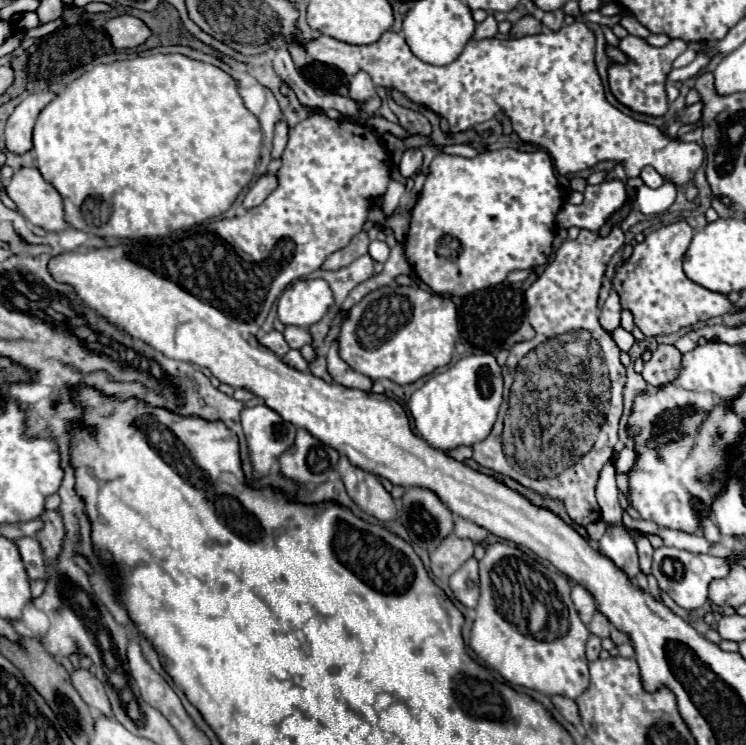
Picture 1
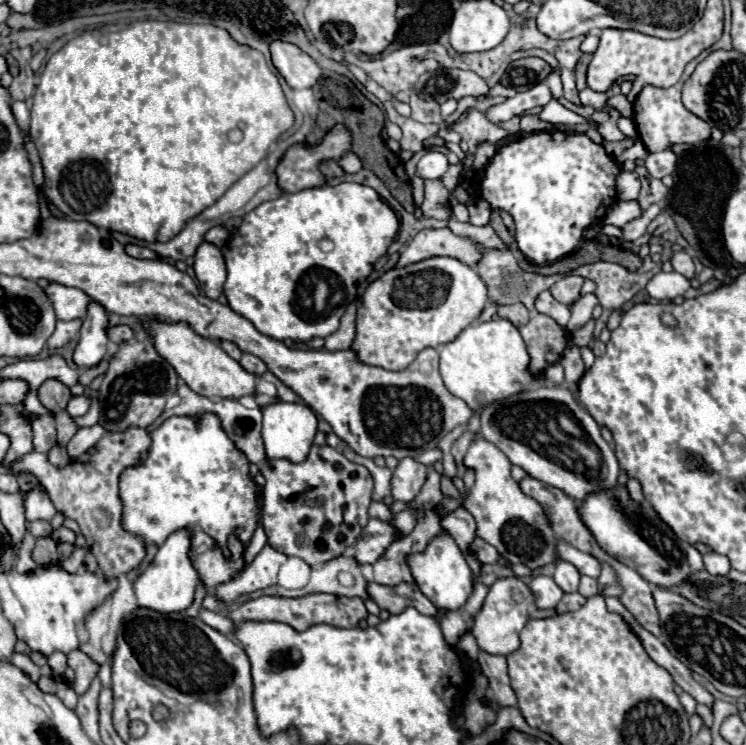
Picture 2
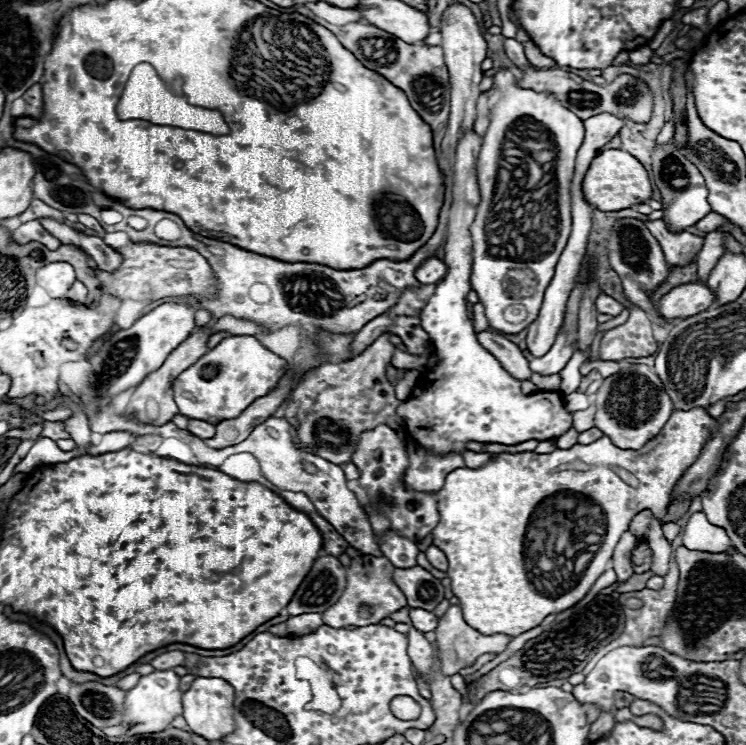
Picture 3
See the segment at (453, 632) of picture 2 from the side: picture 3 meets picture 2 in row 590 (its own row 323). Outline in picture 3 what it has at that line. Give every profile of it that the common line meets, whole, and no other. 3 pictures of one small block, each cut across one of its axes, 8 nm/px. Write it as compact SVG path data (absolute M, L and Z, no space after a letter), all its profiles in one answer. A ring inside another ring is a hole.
M478 302L476 306L474 306L474 330L476 332L484 332L484 330L488 330L490 326L488 326L488 320L486 320L486 316L484 316L484 306Z

